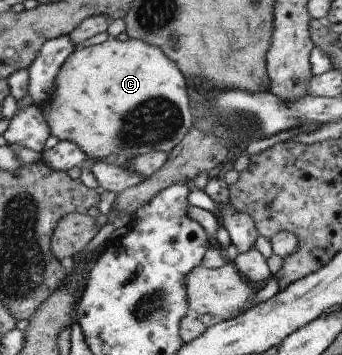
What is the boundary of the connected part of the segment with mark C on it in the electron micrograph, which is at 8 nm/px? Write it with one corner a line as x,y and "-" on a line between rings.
113,37
99,45
77,48
63,64
58,94
56,89
52,100
39,108
44,112
53,136
71,140
88,157
99,161
107,156
116,156
123,162
155,151
170,153
183,142
194,125
190,88
178,63
160,47
138,39
121,42

